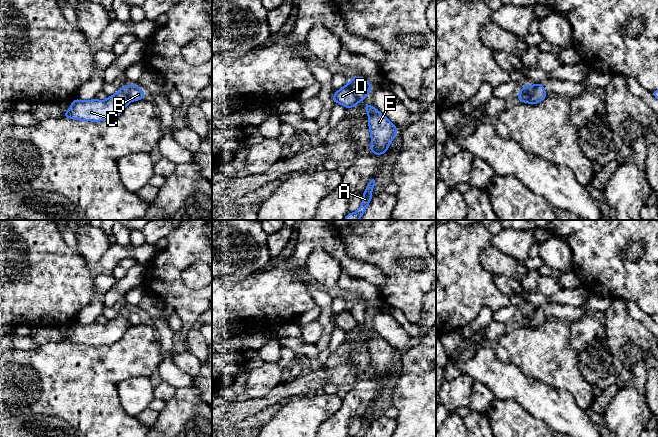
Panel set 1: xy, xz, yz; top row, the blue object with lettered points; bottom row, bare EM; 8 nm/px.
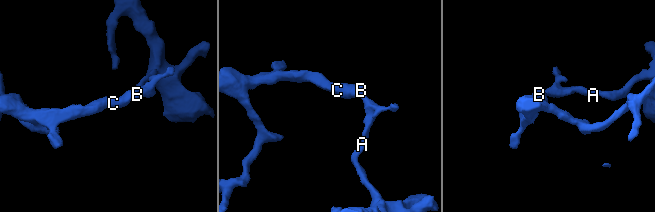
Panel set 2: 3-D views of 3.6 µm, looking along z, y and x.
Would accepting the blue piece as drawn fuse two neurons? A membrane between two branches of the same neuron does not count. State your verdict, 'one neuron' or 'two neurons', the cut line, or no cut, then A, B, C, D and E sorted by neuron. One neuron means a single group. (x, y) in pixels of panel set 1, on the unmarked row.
two neurons; cut yz (530, 309), (531, 321), (524, 326); groups A B E / C D

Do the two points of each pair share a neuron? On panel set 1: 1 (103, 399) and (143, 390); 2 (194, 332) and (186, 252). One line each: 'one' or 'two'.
1: two
2: two

